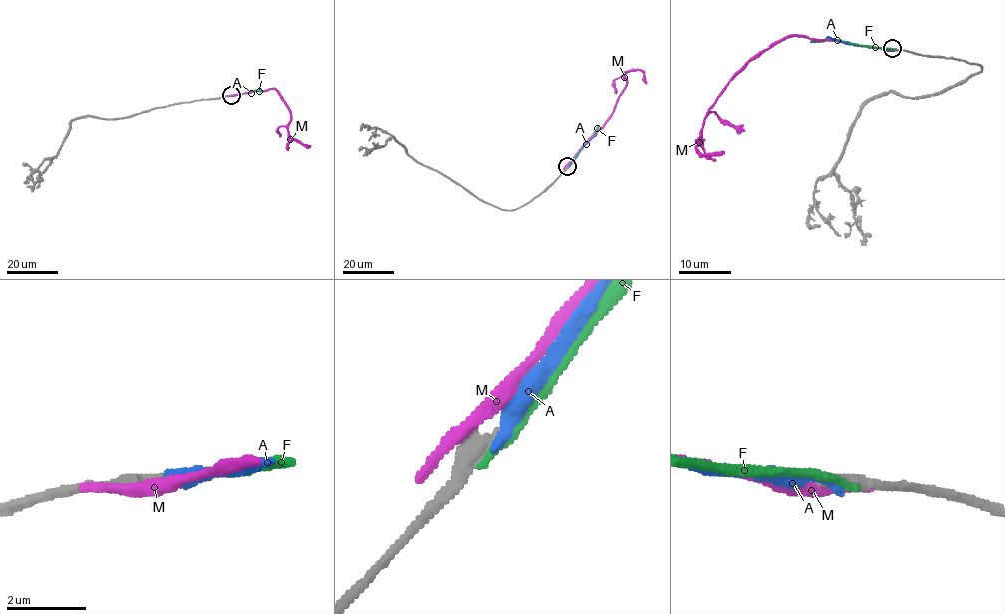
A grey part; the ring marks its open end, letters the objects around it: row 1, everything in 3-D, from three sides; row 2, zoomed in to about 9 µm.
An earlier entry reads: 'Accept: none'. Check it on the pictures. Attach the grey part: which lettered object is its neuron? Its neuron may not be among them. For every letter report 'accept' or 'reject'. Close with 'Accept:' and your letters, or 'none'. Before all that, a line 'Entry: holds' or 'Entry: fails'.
Entry: holds
A: reject
F: reject
M: reject
Accept: none

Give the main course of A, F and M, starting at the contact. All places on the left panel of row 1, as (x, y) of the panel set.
A: (232, 95), (261, 88)
F: (232, 95), (263, 91)
M: (230, 96), (274, 88), (289, 111), (290, 136), (307, 147), (311, 146)

